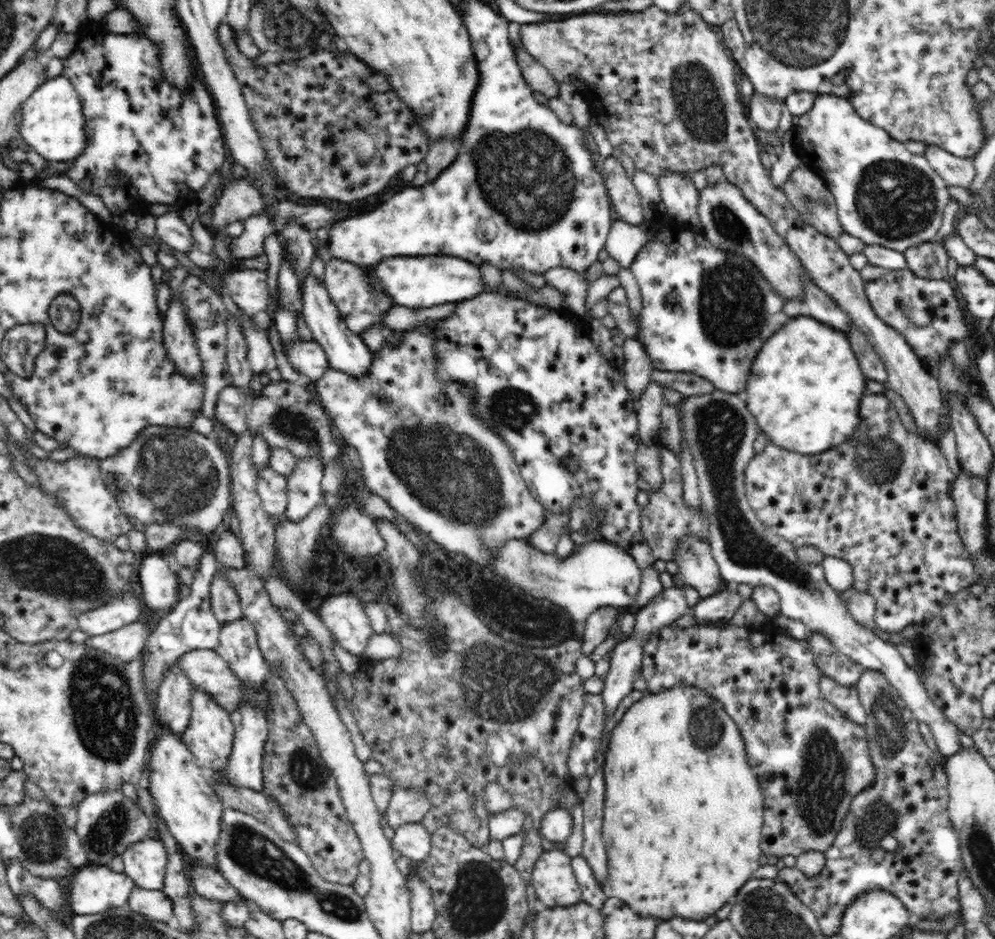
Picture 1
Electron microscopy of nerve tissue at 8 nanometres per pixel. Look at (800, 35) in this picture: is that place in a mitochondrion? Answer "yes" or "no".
yes

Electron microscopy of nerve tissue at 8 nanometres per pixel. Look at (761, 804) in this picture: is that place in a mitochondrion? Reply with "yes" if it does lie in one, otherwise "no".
no

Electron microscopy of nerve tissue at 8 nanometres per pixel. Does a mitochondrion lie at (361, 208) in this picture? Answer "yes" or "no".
no

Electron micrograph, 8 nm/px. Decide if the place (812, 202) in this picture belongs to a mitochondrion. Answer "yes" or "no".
yes

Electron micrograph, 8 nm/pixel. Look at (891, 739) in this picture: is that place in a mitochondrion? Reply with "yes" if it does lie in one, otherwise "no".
yes

